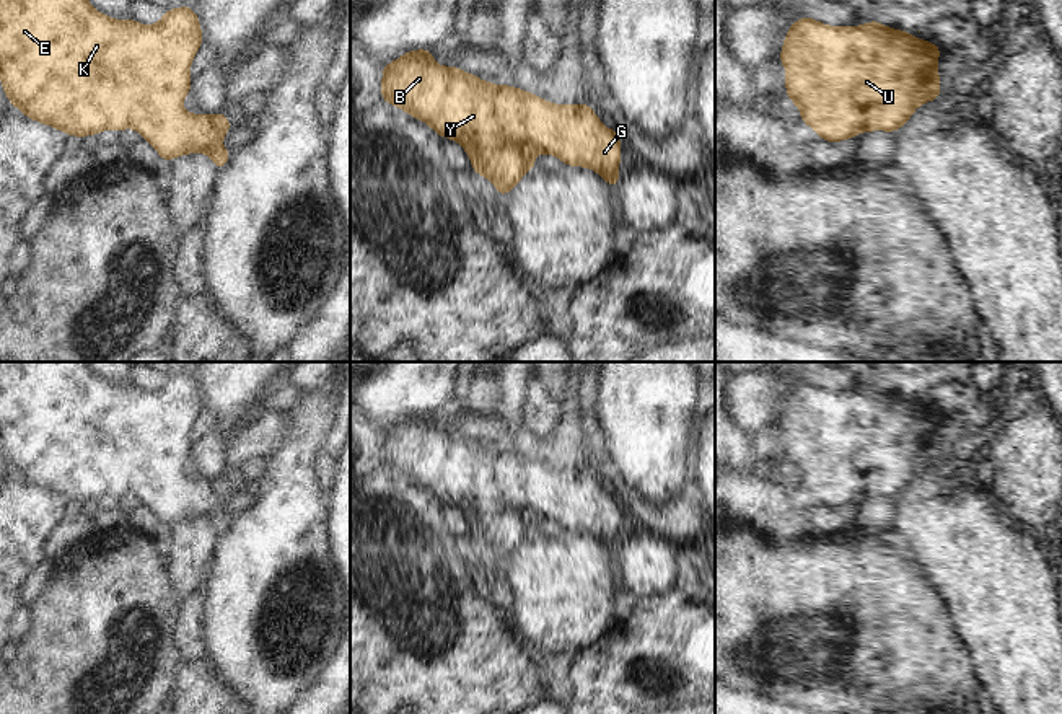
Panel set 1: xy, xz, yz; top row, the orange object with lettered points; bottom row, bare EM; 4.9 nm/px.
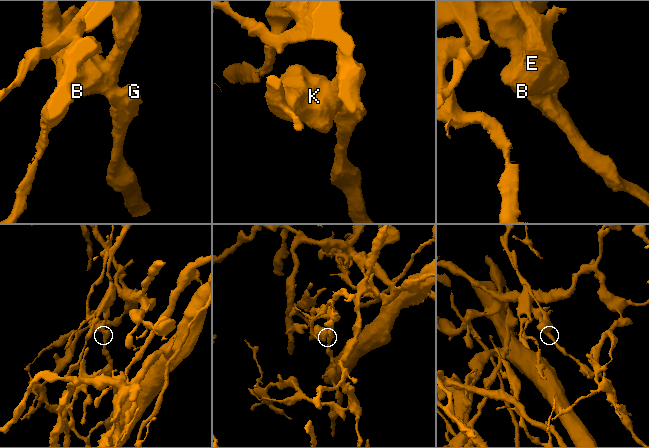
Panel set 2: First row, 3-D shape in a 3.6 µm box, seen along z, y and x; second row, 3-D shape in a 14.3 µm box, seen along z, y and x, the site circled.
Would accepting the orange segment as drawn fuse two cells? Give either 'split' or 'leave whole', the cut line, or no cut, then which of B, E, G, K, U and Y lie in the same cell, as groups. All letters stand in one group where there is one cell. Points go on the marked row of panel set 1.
leave whole | no cut | B E G K U Y

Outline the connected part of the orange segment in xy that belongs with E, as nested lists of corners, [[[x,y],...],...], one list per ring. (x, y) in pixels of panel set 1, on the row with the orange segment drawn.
[[[0,0],[0,78],[10,104],[26,117],[81,139],[103,129],[119,132],[132,127],[150,142],[163,161],[186,153],[208,153],[222,171],[231,155],[220,140],[233,127],[225,112],[194,116],[181,109],[191,91],[189,65],[204,42],[197,15],[191,5],[166,10],[160,23],[142,26],[129,20],[111,20],[96,11],[88,0]]]

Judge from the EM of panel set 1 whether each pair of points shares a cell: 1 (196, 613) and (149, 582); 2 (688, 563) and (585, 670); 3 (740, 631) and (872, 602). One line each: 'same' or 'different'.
1: different
2: same
3: same

